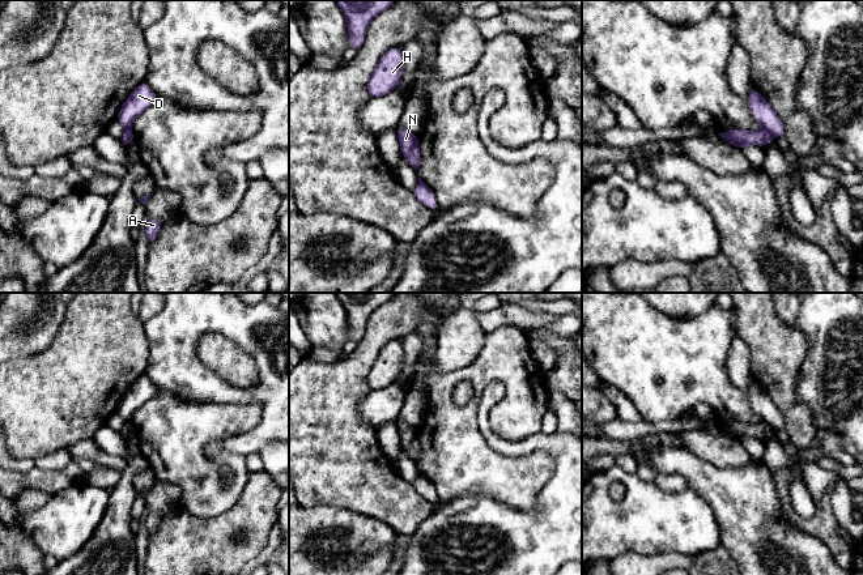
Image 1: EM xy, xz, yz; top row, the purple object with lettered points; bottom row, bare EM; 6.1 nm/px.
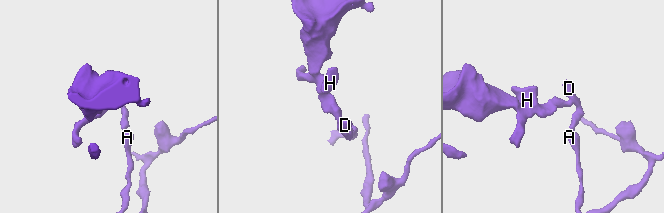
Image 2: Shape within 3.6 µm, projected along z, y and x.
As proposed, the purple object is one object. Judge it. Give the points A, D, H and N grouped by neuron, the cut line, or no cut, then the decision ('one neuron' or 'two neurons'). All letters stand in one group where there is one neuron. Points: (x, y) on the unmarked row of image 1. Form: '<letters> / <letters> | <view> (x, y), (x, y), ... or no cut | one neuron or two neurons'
A D / H N | yz (762, 420), (772, 429) | two neurons

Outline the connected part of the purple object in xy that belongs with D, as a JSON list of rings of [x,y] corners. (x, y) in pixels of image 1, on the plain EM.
[[[141,375],[126,392],[116,412],[126,421],[131,422],[132,414],[157,393],[157,388],[148,375]]]

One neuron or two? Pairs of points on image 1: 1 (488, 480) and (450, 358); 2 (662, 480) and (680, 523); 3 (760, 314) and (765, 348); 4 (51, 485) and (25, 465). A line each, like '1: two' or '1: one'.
1: two
2: two
3: one
4: two

